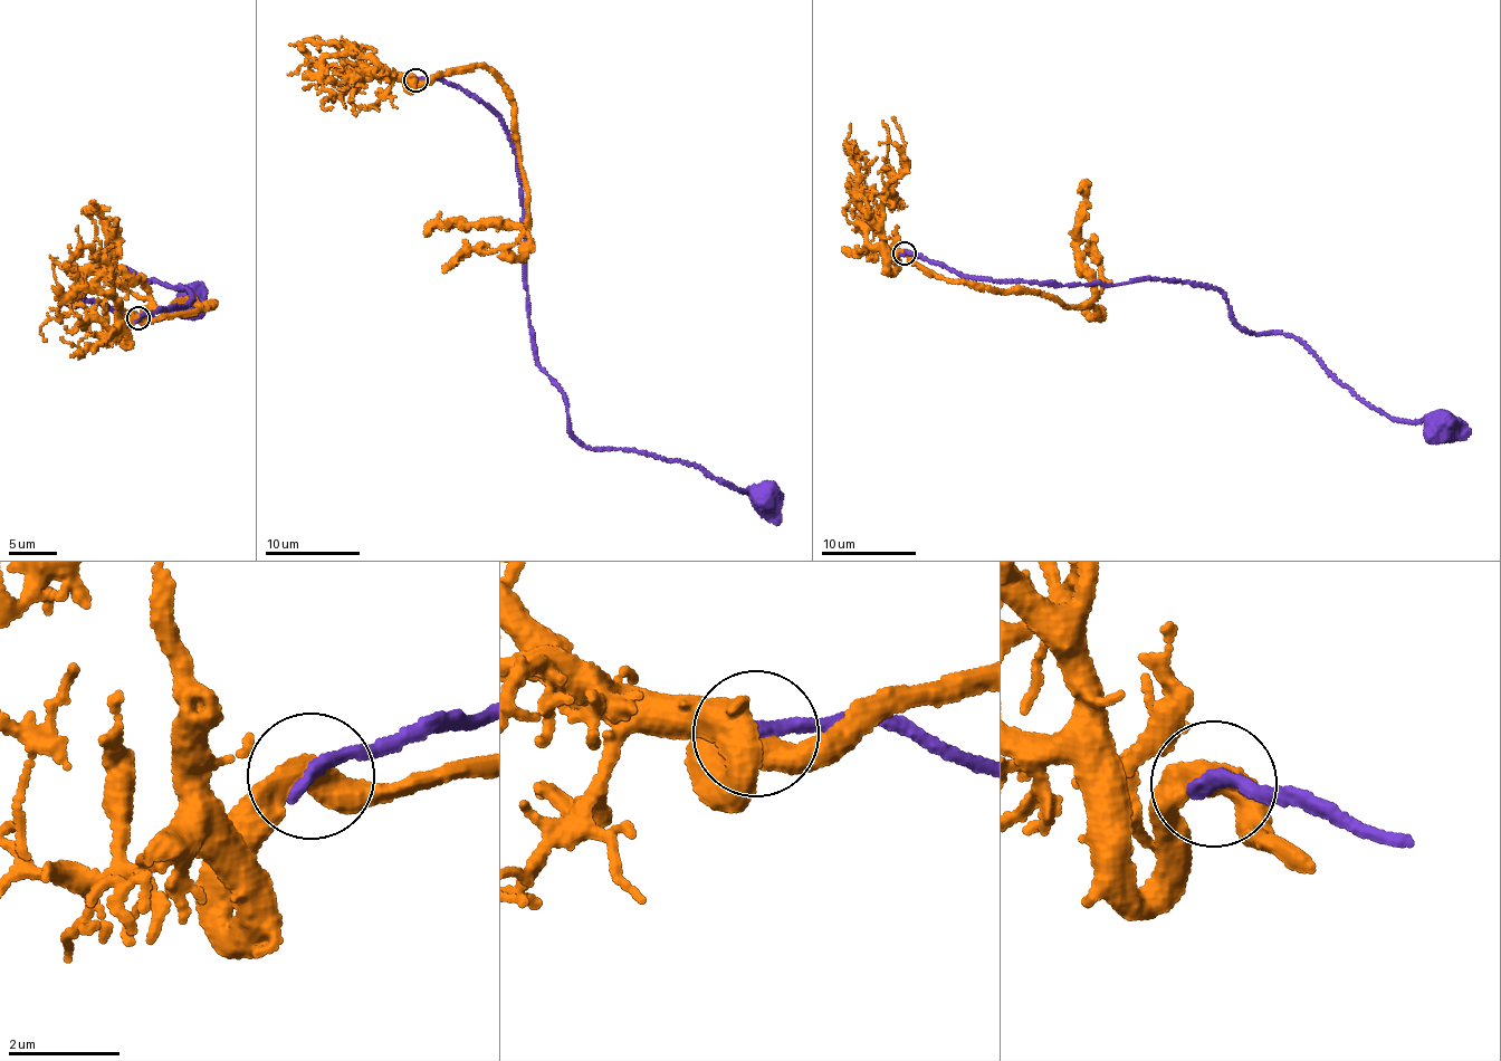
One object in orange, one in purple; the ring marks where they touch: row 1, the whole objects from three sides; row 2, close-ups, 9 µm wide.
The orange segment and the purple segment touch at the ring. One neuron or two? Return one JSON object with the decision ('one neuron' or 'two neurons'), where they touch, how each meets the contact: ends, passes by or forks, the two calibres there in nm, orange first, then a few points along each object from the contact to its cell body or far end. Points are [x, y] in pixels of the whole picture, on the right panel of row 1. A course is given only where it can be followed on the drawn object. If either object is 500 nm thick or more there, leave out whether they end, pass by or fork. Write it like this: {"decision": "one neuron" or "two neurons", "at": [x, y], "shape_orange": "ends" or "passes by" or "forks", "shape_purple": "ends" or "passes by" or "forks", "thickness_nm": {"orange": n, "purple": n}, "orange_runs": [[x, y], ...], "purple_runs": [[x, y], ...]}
{"decision": "one neuron", "at": [905, 254], "shape_orange": "passes by", "shape_purple": "ends", "thickness_nm": {"orange": 440, "purple": 300}, "orange_runs": [[904, 251], [938, 278], [1087, 304], [1092, 290], [1079, 213], [1087, 185]], "purple_runs": [[904, 254], [993, 279], [1207, 284], [1242, 327], [1290, 335], [1390, 418], [1458, 423], [1470, 433]]}

